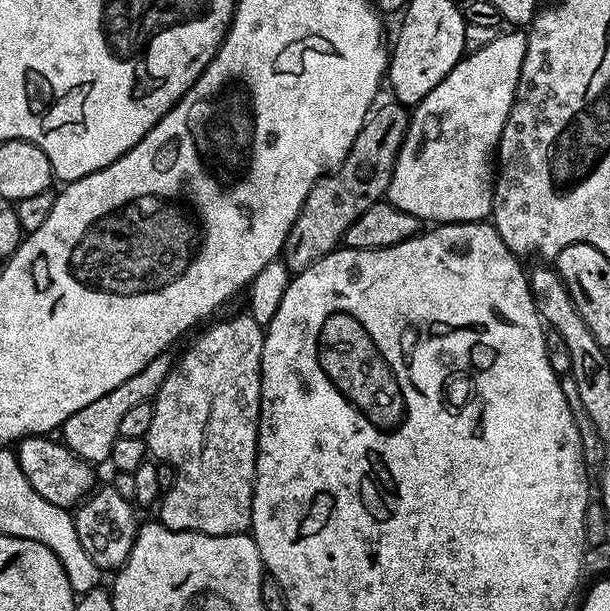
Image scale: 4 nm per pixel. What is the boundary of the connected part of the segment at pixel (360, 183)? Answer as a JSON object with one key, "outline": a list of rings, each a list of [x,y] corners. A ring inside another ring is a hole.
{"outline":[[[382,104],[364,121],[362,130],[358,130],[354,146],[350,146],[346,158],[335,169],[336,177],[325,174],[317,180],[294,226],[290,226],[282,260],[292,267],[293,273],[300,272],[318,262],[326,254],[335,252],[343,241],[350,222],[354,222],[358,214],[370,210],[370,206],[381,203],[387,197],[390,178],[394,174],[394,162],[408,133],[410,112],[403,104]]]}

